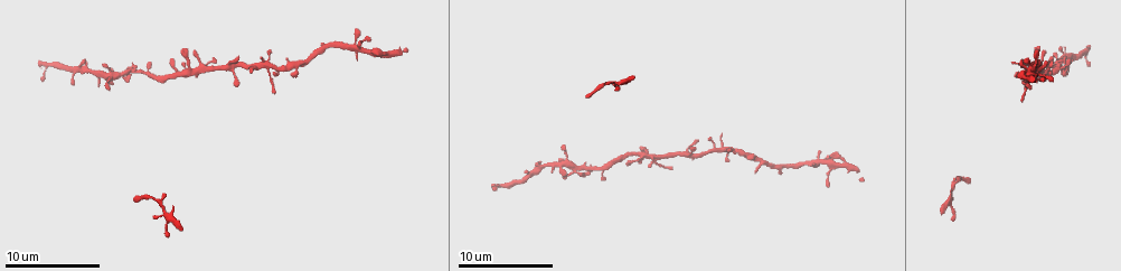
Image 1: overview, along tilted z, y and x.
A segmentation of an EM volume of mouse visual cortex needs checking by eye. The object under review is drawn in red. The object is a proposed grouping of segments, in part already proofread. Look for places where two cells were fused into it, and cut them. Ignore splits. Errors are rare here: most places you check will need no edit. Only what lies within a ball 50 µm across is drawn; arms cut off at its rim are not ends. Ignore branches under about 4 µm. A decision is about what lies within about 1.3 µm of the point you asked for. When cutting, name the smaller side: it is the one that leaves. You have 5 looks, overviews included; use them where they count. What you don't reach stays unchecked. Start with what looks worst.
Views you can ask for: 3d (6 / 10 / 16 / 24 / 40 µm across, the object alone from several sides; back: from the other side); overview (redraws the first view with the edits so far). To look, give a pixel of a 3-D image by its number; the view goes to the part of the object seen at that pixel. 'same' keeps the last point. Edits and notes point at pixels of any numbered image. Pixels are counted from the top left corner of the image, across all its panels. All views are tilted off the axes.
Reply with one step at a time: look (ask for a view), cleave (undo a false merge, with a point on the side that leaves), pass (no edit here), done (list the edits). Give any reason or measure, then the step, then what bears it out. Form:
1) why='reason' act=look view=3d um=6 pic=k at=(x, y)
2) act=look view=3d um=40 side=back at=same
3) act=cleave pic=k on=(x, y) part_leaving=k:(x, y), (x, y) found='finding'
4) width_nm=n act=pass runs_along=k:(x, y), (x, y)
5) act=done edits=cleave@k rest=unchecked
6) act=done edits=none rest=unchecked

why='four or more arms meet' act=look view=3d um=16 pic=1 at=(566, 161)

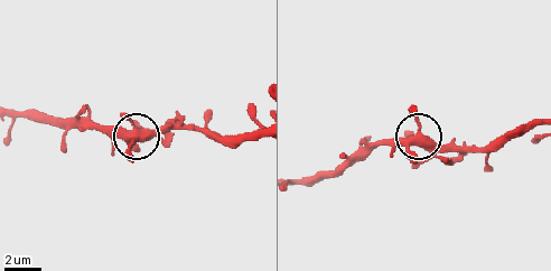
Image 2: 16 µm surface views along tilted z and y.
act=pass runs_along=2:(519, 134), (481, 146), (430, 146), (412, 137), (379, 140) found='one cell here'

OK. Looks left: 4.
act=look view=3d um=10 pic=1 at=(621, 155)

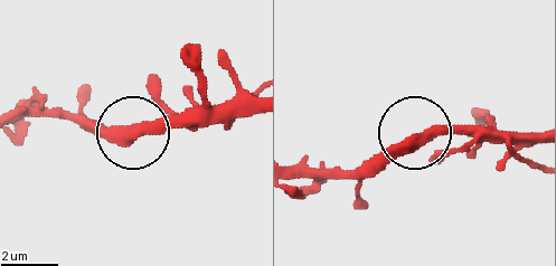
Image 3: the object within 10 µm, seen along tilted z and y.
width_nm=430 act=pass found='one cell here'

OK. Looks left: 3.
act=look view=3d um=10 pic=1 at=(275, 67)

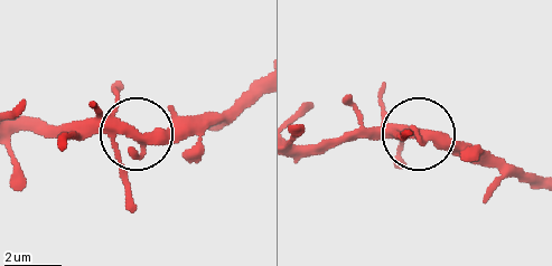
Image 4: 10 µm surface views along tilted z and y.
arms=5 act=pass found='continuous, no second cell'

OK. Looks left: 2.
act=done edits=none rest=unchecked

